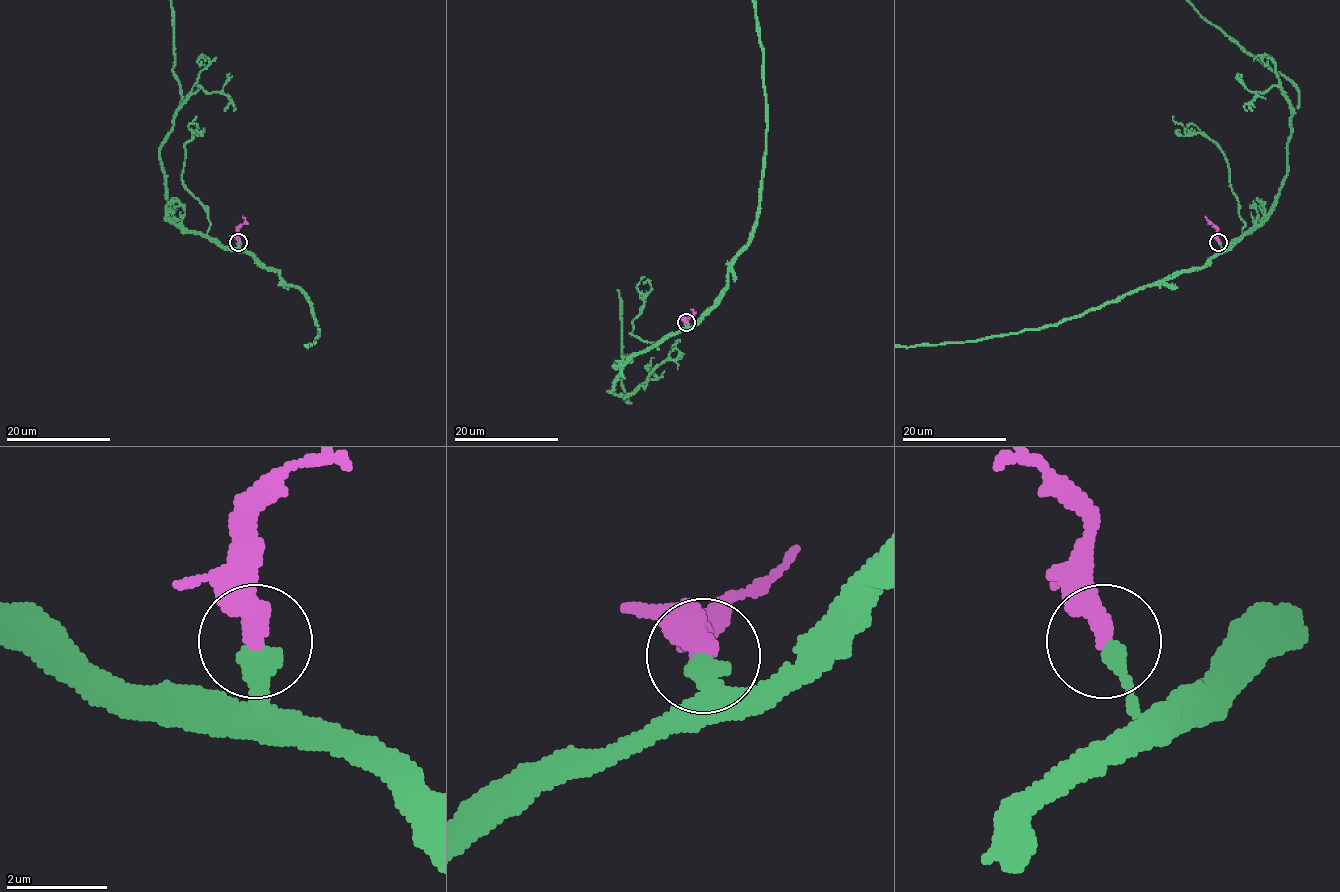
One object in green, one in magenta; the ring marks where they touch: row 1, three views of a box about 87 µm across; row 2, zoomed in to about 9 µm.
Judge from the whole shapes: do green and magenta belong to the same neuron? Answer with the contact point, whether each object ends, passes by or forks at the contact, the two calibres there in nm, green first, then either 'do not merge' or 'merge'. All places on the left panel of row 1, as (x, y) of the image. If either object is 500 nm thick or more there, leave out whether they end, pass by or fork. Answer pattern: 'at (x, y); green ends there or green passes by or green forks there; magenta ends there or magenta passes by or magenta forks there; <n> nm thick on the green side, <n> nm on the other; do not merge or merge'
at (238, 242); green ends there; magenta ends there; 400 nm thick on the green side, 440 nm on the other; merge

